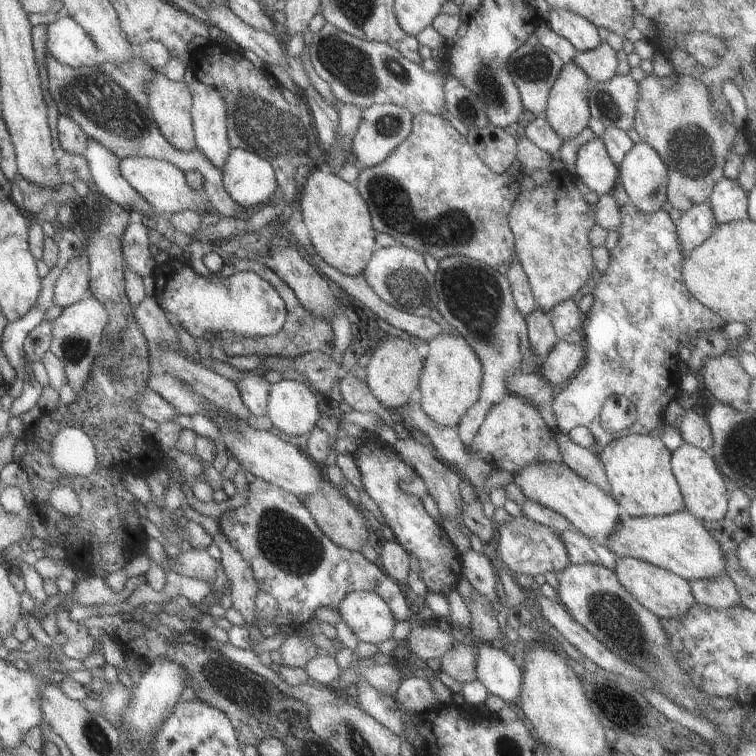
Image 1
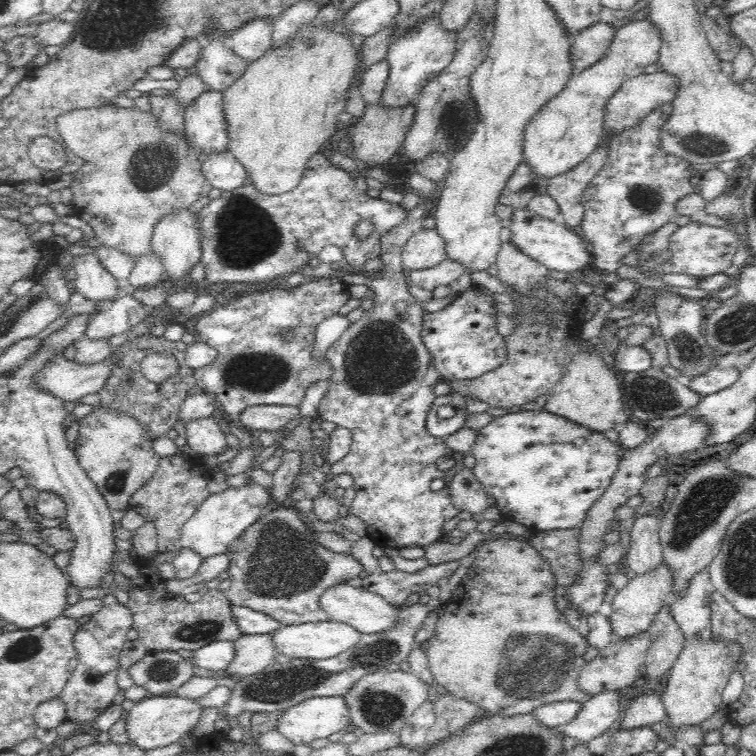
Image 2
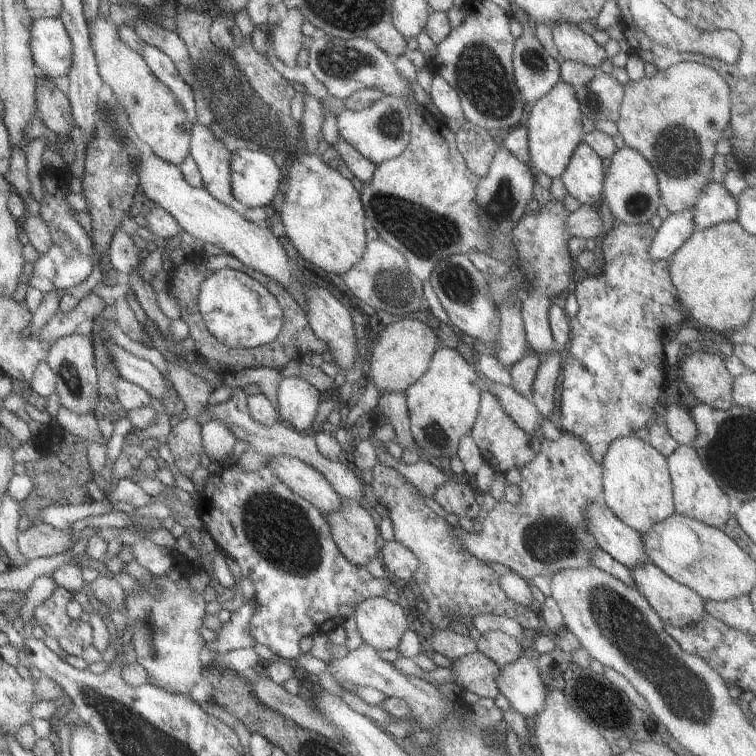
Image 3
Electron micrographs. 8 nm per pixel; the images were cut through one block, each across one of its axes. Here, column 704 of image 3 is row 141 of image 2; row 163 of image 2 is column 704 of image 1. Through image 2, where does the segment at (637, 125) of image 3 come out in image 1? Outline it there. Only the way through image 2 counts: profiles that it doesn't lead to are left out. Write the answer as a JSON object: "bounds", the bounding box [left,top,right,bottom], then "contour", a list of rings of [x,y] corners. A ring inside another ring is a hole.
{"bounds":[634,73,741,211],"contour":[[[654,73],[648,75],[646,79],[640,80],[637,82],[638,84],[638,104],[636,104],[636,114],[634,114],[634,130],[636,130],[636,134],[640,136],[640,140],[642,143],[646,143],[648,146],[651,146],[658,154],[660,154],[660,158],[663,158],[664,164],[668,166],[668,182],[666,185],[667,192],[667,200],[672,204],[674,208],[677,208],[680,211],[690,210],[696,204],[704,203],[705,200],[708,200],[708,196],[712,194],[712,190],[714,190],[714,186],[722,180],[724,177],[724,165],[726,162],[726,154],[732,151],[732,146],[734,146],[734,140],[736,135],[741,130],[738,129],[733,124],[728,124],[726,122],[722,122],[723,117],[718,117],[714,114],[714,110],[712,107],[712,102],[710,100],[709,94],[709,84],[698,80],[697,77],[688,76],[682,73],[673,73],[670,76],[660,77],[656,76]]]}

